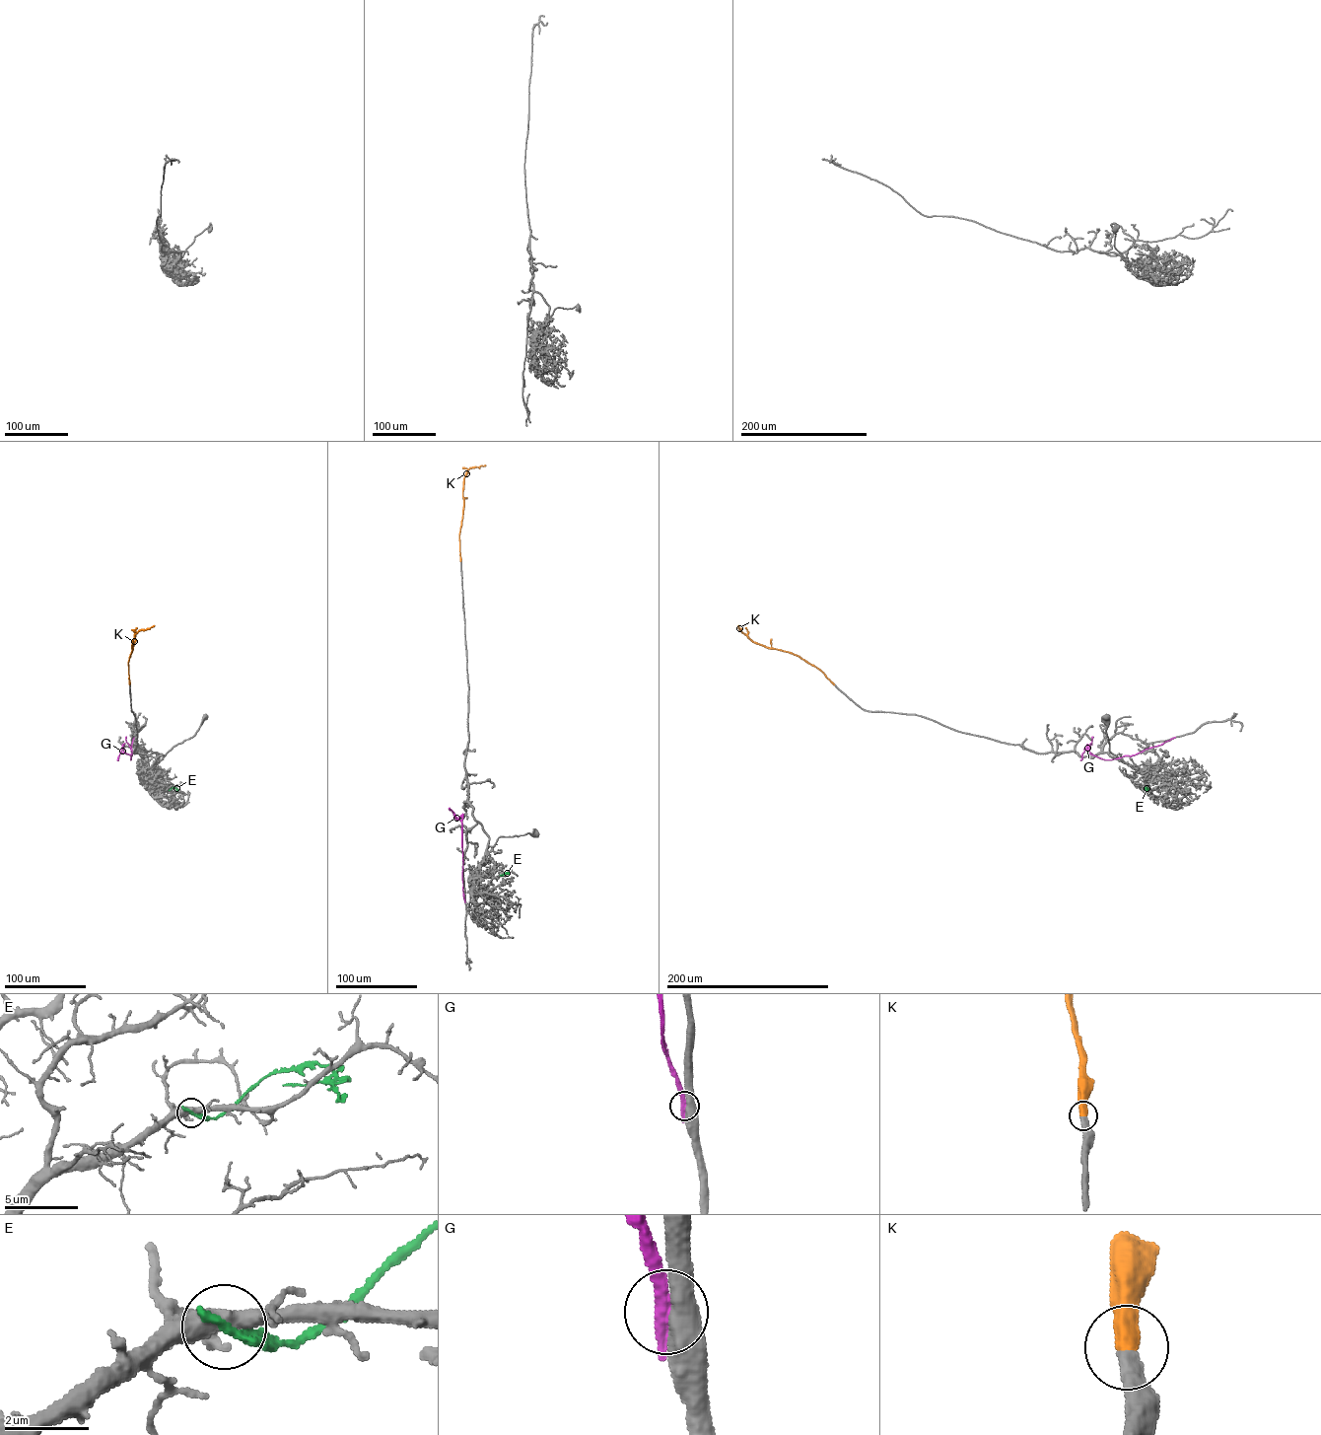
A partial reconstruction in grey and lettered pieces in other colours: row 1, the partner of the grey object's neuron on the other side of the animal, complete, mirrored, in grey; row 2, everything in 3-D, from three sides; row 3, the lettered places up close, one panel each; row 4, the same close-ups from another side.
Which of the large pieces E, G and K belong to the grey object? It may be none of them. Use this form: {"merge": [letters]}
{"merge": ["K"]}

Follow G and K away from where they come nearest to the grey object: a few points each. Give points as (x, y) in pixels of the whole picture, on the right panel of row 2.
G: (1174, 738), (1135, 754), (1110, 759), (1098, 757), (1086, 749), (1080, 759)
K: (834, 684), (820, 670), (798, 656), (753, 642), (738, 625)

